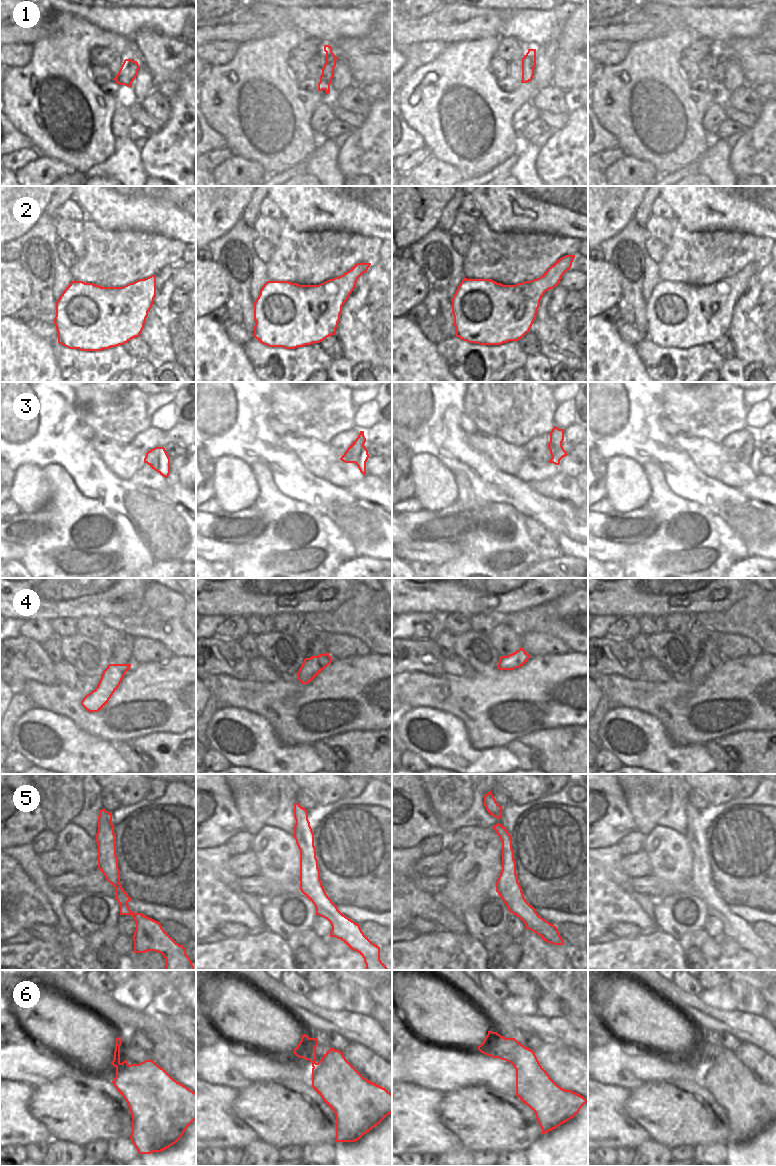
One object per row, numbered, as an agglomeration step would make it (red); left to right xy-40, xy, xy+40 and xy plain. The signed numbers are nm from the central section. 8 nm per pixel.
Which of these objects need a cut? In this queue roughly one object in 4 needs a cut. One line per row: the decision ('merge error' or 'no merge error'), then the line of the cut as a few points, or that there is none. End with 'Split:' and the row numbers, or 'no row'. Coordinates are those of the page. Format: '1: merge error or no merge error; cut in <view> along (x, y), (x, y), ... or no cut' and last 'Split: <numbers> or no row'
1: no merge error; no cut
2: no merge error; no cut
3: no merge error; no cut
4: no merge error; no cut
5: no merge error; no cut
6: merge error; cut in xy+40 along (523, 1045), (518, 1045), (514, 1049), (512, 1064)
Split: 6

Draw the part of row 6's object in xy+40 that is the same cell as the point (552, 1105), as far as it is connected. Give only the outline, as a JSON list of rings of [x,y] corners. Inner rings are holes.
[[[524,1045],[514,1049],[514,1063],[512,1065],[516,1069],[516,1095],[534,1111],[542,1134],[557,1128],[576,1116],[588,1102],[583,1096],[561,1088],[540,1065],[534,1050]]]

